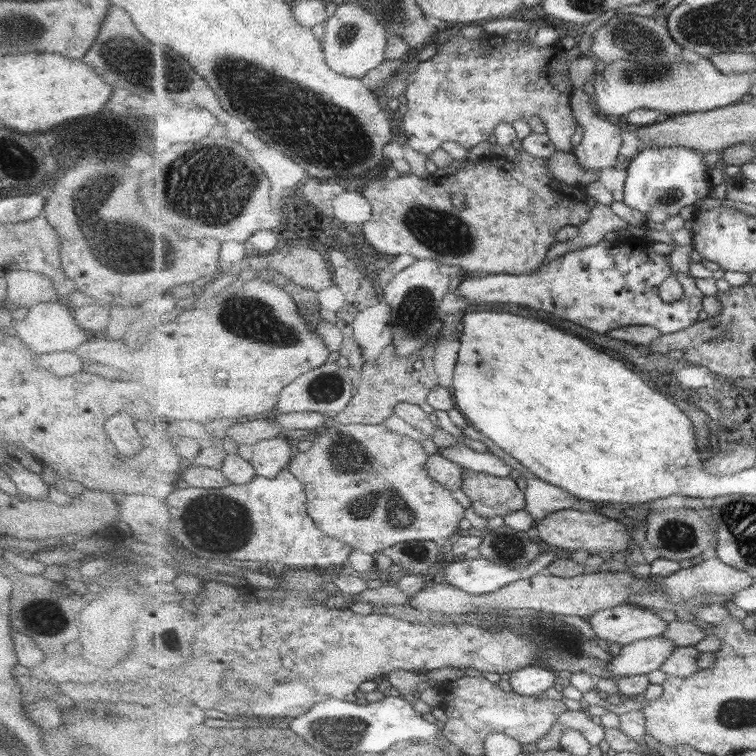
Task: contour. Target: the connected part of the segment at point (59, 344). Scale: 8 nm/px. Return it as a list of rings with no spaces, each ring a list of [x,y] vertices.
[[[62,300],[43,301],[28,308],[21,321],[14,320],[12,328],[18,339],[35,355],[72,351],[75,346],[85,343],[85,331],[77,326],[72,307]]]

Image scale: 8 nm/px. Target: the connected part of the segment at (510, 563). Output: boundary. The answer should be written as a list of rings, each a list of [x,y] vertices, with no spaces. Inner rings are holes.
[[[507,525],[483,537],[479,553],[487,560],[501,566],[509,568],[531,566],[535,558],[539,558],[542,553],[541,545],[531,540],[532,533],[519,532]]]

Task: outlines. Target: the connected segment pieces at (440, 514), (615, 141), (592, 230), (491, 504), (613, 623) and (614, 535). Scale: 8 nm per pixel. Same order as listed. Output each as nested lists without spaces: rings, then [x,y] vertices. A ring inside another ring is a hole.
[[[334,421],[334,425],[331,428],[325,430],[313,440],[312,446],[309,450],[300,452],[290,462],[288,468],[292,473],[300,479],[305,485],[306,494],[308,495],[308,513],[311,518],[316,522],[316,525],[324,531],[325,534],[345,542],[354,548],[355,551],[360,550],[367,554],[375,554],[375,552],[384,552],[388,548],[411,541],[436,541],[440,543],[446,542],[449,536],[453,536],[459,529],[459,522],[463,520],[463,512],[465,508],[453,498],[451,490],[446,486],[443,486],[440,482],[437,482],[431,475],[428,474],[428,467],[426,466],[428,461],[427,452],[423,450],[423,446],[416,440],[409,437],[403,437],[397,433],[393,433],[387,429],[387,425],[363,425],[363,424],[351,424],[341,425],[339,422]]]
[[[575,88],[572,96],[572,107],[580,126],[583,128],[583,139],[573,152],[577,161],[580,162],[580,166],[585,171],[591,170],[595,173],[599,173],[603,168],[615,166],[624,144],[621,128],[616,125],[613,119],[597,114],[593,107],[593,99],[585,94],[581,88]]]
[[[597,203],[589,220],[577,227],[579,227],[579,236],[575,236],[564,243],[557,242],[547,253],[542,265],[549,264],[555,257],[565,253],[595,246],[603,242],[609,232],[615,232],[619,228],[629,228],[629,224],[621,216],[617,216],[609,206]]]
[[[463,469],[462,491],[470,499],[474,512],[486,519],[500,516],[505,518],[519,510],[526,510],[526,495],[522,481],[514,477],[501,478],[497,475]]]
[[[631,602],[597,611],[588,620],[597,639],[619,647],[662,636],[669,626],[656,611]]]
[[[577,509],[560,510],[550,514],[547,518],[537,522],[535,532],[545,543],[552,548],[574,552],[586,550],[588,554],[603,554],[603,552],[625,552],[631,546],[631,528],[618,522],[617,519],[607,518],[593,510],[580,511]]]

